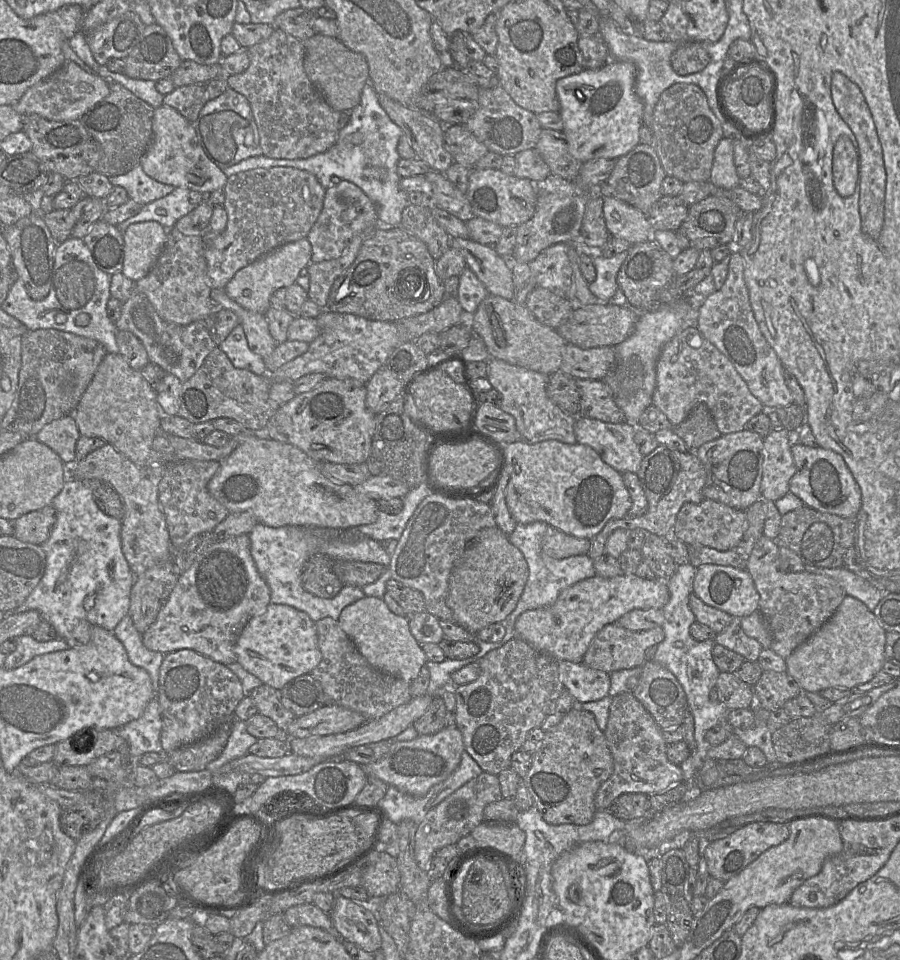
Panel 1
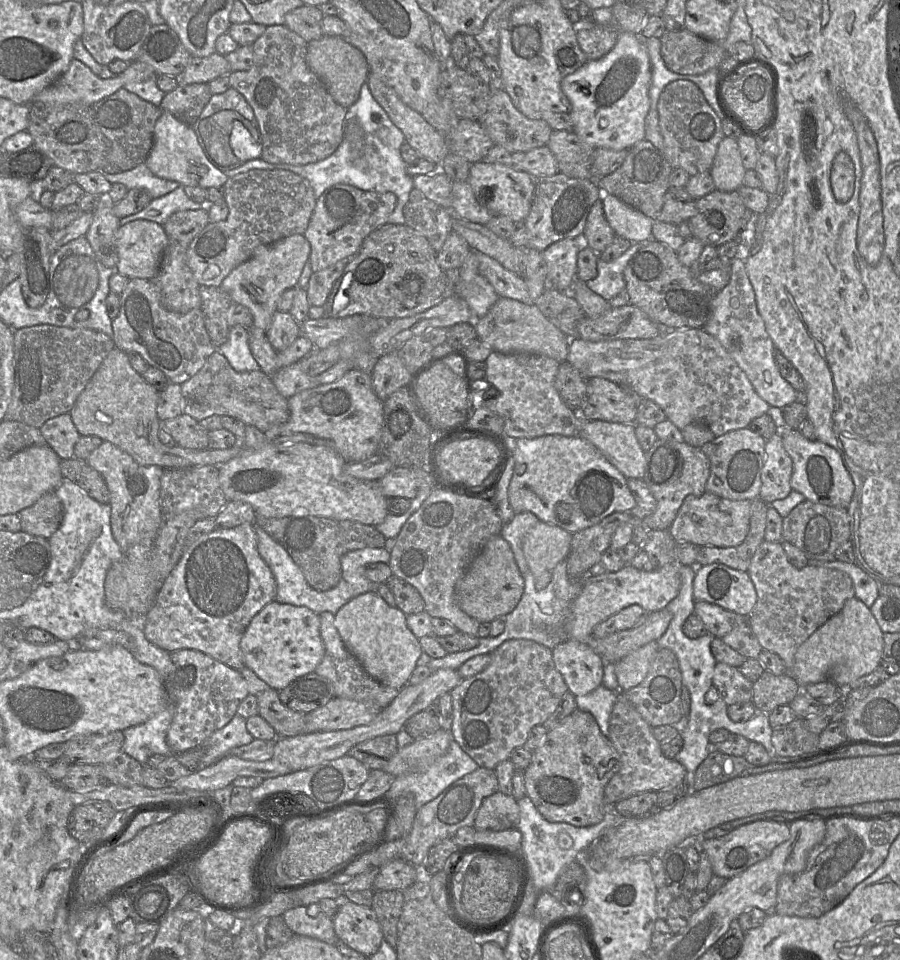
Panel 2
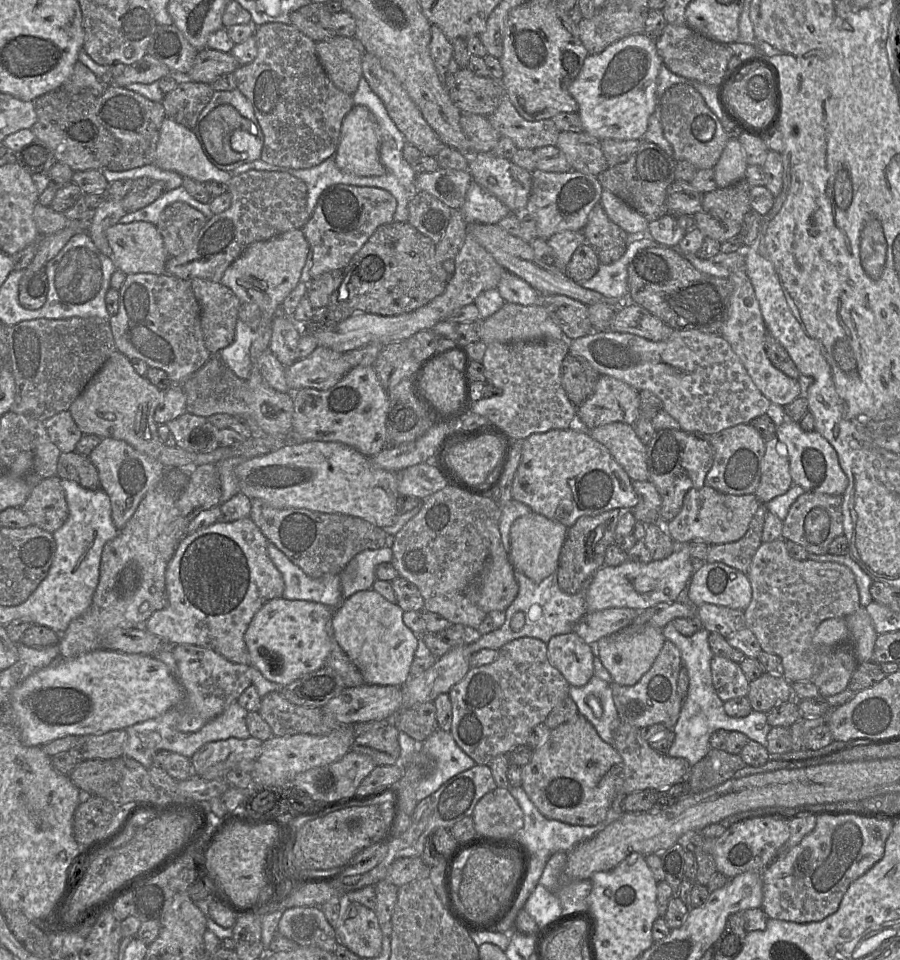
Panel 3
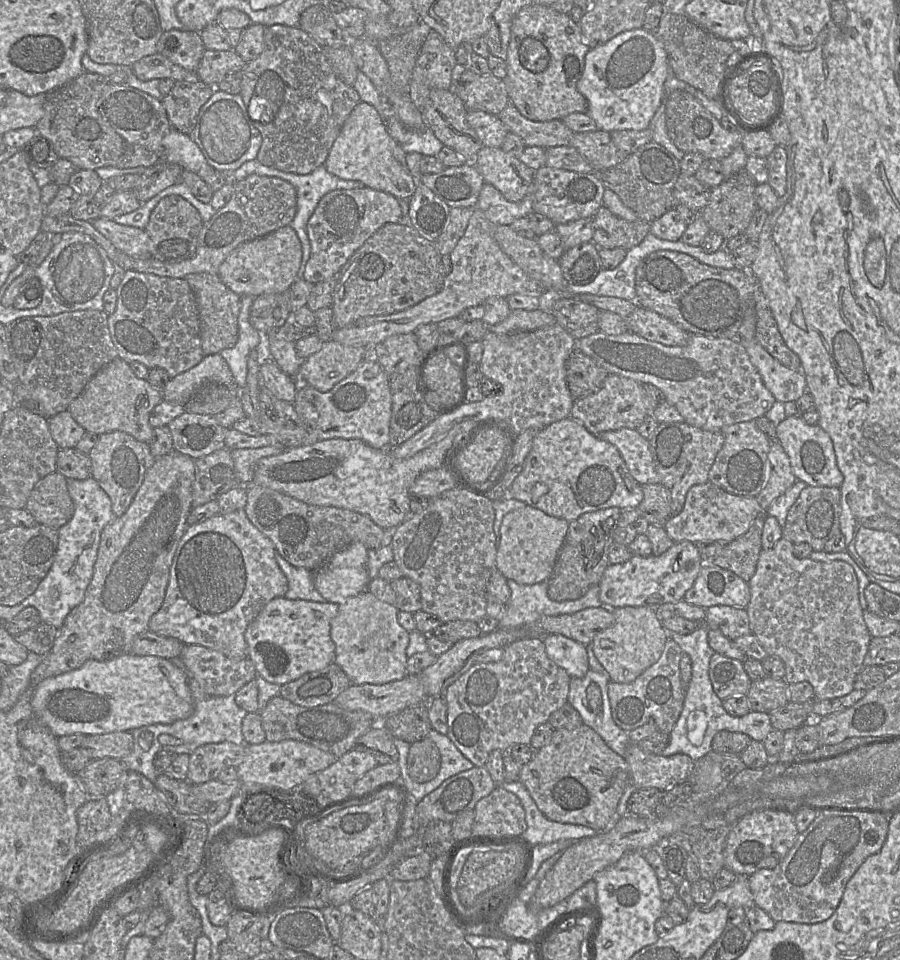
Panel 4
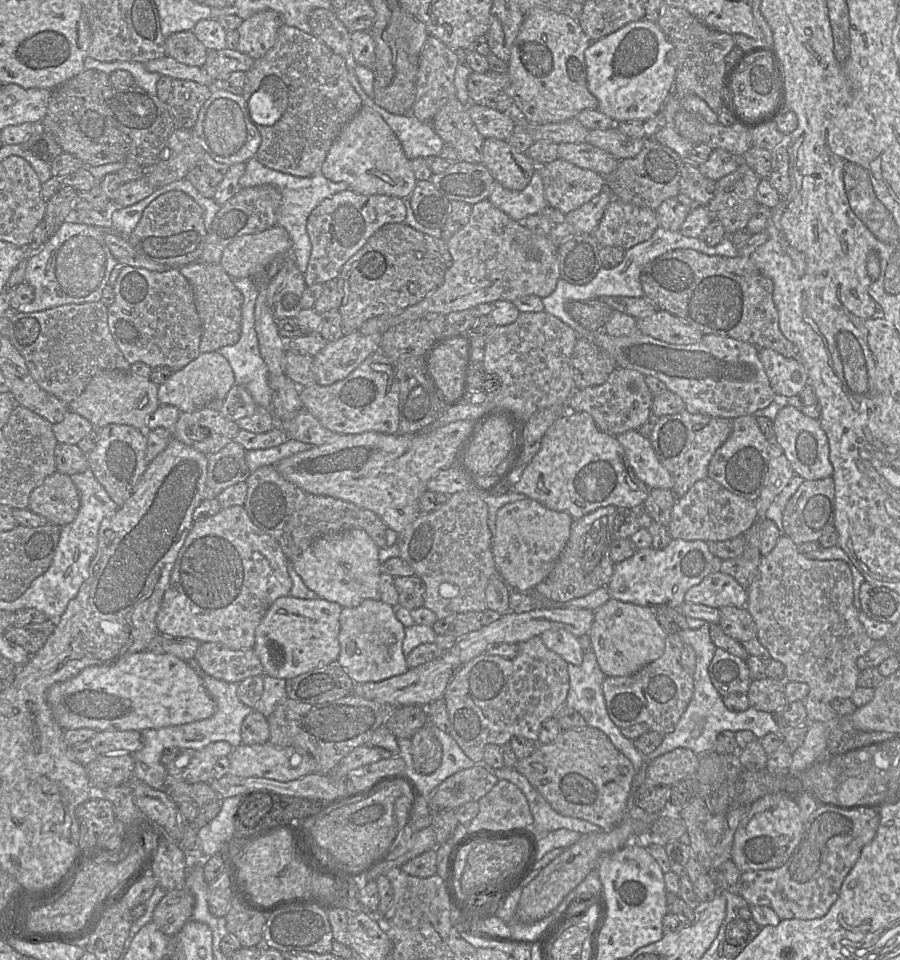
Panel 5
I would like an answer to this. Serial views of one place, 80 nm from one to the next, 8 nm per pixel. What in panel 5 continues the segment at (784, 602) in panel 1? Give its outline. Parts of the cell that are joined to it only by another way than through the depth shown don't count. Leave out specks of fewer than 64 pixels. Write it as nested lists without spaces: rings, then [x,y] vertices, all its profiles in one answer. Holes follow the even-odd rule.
[[[781,535],[772,551],[761,557],[756,576],[747,592],[745,608],[756,624],[757,639],[773,660],[783,664],[786,681],[802,682],[809,686],[809,693],[803,700],[807,722],[819,721],[829,727],[827,756],[839,755],[838,746],[846,734],[839,727],[841,716],[836,714],[831,704],[837,698],[852,696],[858,687],[857,679],[861,672],[856,665],[857,659],[874,645],[874,641],[860,623],[859,611],[854,605],[853,576],[850,568],[841,560],[807,559],[789,537]]]

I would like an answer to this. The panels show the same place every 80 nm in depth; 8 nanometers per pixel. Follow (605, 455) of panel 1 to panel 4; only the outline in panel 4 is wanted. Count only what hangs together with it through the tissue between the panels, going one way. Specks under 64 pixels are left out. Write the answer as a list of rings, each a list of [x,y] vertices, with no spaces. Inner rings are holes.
[[[621,428],[594,435],[618,449],[630,474],[641,486],[660,484],[649,441],[642,437],[636,429]]]

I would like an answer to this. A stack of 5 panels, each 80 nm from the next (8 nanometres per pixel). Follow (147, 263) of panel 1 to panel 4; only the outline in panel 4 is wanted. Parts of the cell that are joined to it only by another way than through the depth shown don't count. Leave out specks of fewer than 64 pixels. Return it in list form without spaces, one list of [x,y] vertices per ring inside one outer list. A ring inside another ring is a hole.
[[[103,217],[92,221],[93,226],[123,253],[133,258],[154,259],[150,237],[145,229],[125,226]]]

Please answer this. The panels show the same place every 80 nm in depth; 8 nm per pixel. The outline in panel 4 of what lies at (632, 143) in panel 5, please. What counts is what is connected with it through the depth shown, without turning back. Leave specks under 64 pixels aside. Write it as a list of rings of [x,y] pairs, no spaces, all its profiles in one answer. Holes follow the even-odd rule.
[[[603,130],[574,133],[568,146],[577,149],[597,173],[617,165],[628,156],[617,149],[611,133]]]

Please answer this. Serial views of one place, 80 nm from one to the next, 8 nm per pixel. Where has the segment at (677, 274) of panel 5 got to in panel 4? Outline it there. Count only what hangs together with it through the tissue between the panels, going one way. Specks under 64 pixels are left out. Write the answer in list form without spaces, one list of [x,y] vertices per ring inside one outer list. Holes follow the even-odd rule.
[[[659,250],[649,254],[637,266],[635,290],[636,302],[639,306],[668,318],[689,334],[707,337],[736,339],[744,311],[748,307],[753,307],[757,316],[756,340],[782,365],[792,370],[801,370],[799,357],[785,344],[760,285],[749,270],[713,267],[682,252]]]

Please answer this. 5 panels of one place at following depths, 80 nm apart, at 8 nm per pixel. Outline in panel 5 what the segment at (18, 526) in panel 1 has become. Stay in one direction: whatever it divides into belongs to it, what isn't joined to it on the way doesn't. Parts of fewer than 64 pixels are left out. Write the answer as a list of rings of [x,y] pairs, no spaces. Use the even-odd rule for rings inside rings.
[[[56,471],[31,492],[28,509],[45,518],[49,524],[63,527],[76,518],[80,505],[80,493],[71,477]]]

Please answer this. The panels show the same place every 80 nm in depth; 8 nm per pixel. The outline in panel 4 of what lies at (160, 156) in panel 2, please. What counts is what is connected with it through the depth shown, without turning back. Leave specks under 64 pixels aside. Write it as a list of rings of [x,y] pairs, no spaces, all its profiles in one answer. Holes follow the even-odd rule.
[[[171,128],[162,140],[162,160],[178,164],[184,170],[192,171],[200,177],[214,173],[198,145],[187,134]]]

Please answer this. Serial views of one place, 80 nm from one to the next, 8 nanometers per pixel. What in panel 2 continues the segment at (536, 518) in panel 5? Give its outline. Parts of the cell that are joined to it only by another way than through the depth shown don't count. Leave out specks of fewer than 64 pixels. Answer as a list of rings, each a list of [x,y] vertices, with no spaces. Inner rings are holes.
[[[543,521],[526,532],[522,549],[537,590],[547,586],[555,566],[566,559],[571,541],[572,533]]]

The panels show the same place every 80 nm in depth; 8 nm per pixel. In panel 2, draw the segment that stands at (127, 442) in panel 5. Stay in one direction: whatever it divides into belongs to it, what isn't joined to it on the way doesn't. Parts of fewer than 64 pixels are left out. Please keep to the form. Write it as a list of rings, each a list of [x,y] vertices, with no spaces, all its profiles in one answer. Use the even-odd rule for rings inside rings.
[[[103,441],[86,462],[100,473],[106,482],[110,494],[112,534],[122,551],[135,544],[154,545],[164,523],[160,504],[164,469],[160,466],[140,465],[129,454],[107,441]]]

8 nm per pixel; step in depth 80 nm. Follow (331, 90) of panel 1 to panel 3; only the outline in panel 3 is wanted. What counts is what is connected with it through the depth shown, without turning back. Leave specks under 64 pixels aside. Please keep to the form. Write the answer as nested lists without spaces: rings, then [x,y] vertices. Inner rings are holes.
[[[335,36],[316,42],[316,53],[326,74],[341,91],[353,95],[363,77],[362,57],[365,53],[354,38]]]

